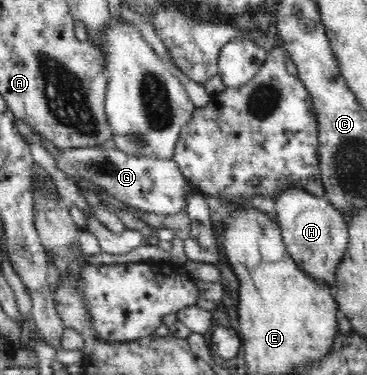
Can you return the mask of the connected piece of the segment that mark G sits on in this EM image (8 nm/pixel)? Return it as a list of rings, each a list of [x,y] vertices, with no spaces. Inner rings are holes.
[[[93,147],[68,148],[54,156],[56,167],[67,177],[73,177],[76,183],[92,181],[110,197],[122,201],[122,205],[164,215],[180,213],[187,205],[185,189],[188,181],[173,158],[140,157],[118,149]]]

